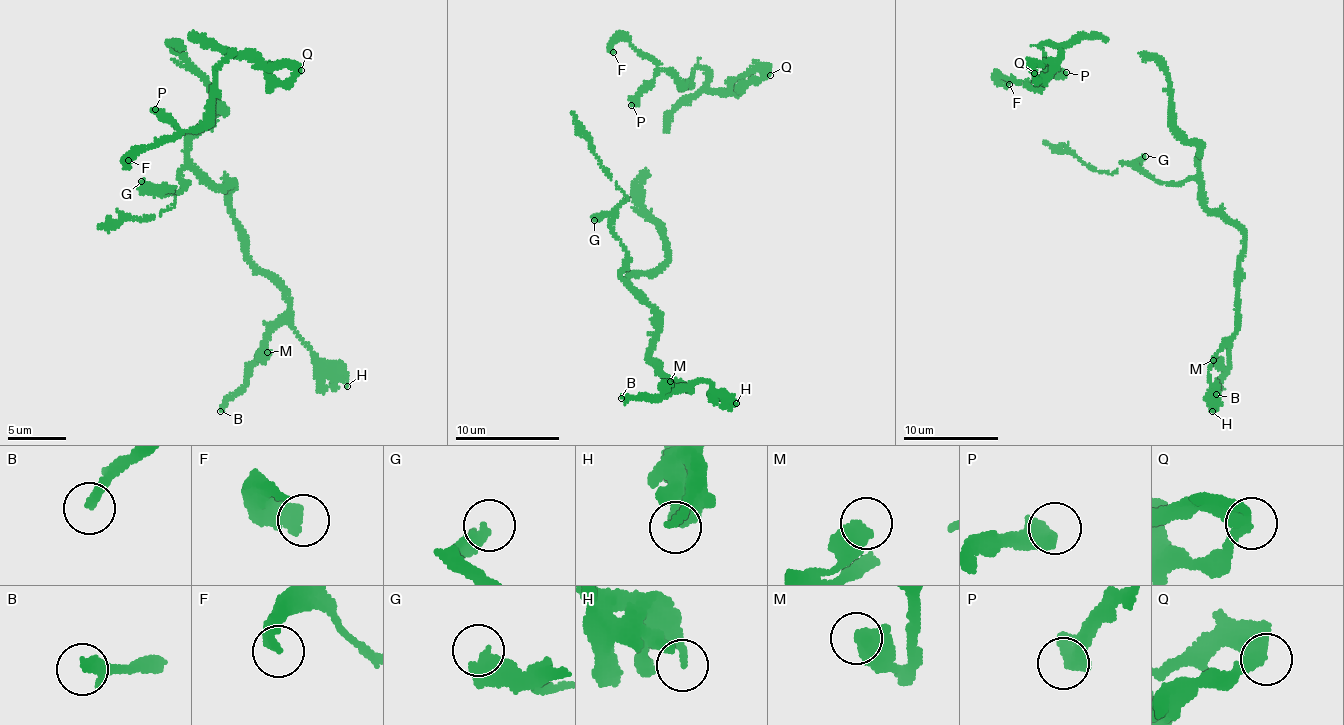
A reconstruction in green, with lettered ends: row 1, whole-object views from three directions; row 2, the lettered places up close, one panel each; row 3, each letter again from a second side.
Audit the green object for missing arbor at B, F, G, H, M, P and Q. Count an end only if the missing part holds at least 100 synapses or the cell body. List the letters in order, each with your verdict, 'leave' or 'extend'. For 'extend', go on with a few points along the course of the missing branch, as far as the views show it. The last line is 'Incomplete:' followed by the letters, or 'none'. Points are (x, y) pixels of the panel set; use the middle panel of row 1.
B: extend | (621, 398), (618, 379), (631, 391), (624, 413), (596, 434), (567, 159), (586, 146), (581, 126)
F: leave
G: leave
H: leave
M: leave
P: leave
Q: leave
Incomplete: B

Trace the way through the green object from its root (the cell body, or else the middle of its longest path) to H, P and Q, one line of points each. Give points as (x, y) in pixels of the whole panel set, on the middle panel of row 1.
H: (669, 251), (662, 264), (632, 274), (627, 282), (654, 312), (649, 361), (688, 391), (709, 382), (736, 403)
P: (669, 251), (643, 202), (643, 171), (667, 119), (706, 71), (686, 86), (659, 71), (631, 105)
Q: (669, 251), (642, 189), (667, 119), (703, 92), (723, 93), (757, 70), (770, 75)

